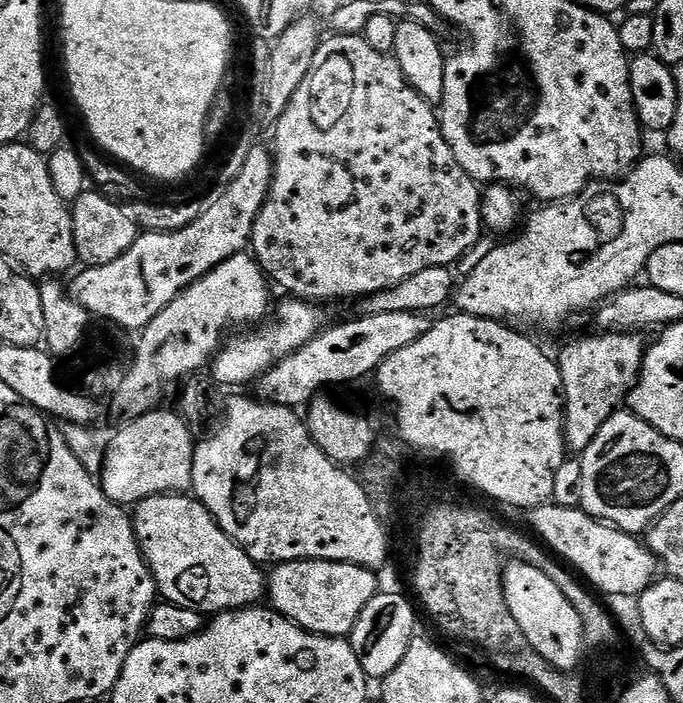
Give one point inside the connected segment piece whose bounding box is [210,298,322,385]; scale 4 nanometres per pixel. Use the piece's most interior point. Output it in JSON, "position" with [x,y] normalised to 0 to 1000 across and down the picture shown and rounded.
{"position":[362,508]}

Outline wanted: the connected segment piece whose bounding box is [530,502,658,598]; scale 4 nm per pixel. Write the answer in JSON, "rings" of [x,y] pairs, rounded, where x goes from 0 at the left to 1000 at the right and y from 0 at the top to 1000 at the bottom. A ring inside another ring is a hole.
{"rings":[[[804,714],[777,724],[779,751],[786,757],[783,761],[821,798],[836,804],[874,844],[934,851],[947,836],[955,835],[963,819],[963,798],[941,767],[912,757],[909,751],[899,751],[881,740],[871,740],[848,720],[830,723],[826,717],[814,716]]]}

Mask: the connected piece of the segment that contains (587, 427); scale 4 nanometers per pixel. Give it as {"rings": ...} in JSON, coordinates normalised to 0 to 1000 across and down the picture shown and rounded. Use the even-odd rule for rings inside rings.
{"rings":[[[880,471],[878,478],[855,478],[839,489],[826,495],[826,502],[817,506],[823,543],[826,545],[826,630],[833,639],[837,637],[843,646],[854,646],[870,629],[876,612],[898,592],[900,586],[915,573],[917,565],[924,558],[937,535],[937,523],[943,519],[943,502],[946,499],[946,484],[941,477],[931,472],[887,472]]]}

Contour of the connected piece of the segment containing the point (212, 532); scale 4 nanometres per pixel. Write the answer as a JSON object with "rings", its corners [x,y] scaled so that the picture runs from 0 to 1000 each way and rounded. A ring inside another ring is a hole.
{"rings":[[[281,703],[220,706],[196,723],[199,764],[223,821],[228,824],[230,844],[245,858],[266,862],[294,873],[344,871],[347,865],[379,861],[389,848],[389,819],[382,804],[373,802],[319,748],[294,711]]]}

